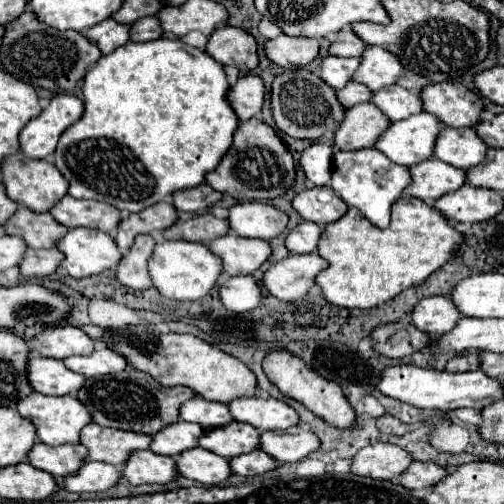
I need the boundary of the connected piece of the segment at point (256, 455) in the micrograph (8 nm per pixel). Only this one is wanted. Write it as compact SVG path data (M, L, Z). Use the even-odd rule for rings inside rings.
M251 451L247 455L239 455L235 459L229 459L229 463L231 463L231 471L243 477L261 475L277 467L277 461L273 457L267 457L263 451Z

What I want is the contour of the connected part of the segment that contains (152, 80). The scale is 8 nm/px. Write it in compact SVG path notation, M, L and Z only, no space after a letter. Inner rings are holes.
M157 39L157 41L149 41L149 43L125 43L123 47L115 49L113 53L101 57L95 67L91 67L87 71L87 75L83 77L83 105L85 105L85 111L81 115L81 119L77 123L73 123L67 131L63 131L63 135L59 137L59 143L57 143L57 149L53 153L53 163L55 167L59 169L59 173L69 181L69 195L75 197L75 199L95 199L95 201L103 201L103 203L111 203L113 207L119 207L119 211L123 213L139 213L143 211L145 207L149 207L151 203L159 203L163 197L179 191L179 189L191 189L191 187L197 187L203 183L205 179L205 173L213 171L221 157L227 153L227 149L231 147L233 143L233 131L237 129L237 115L233 113L233 109L229 107L227 99L225 99L225 93L229 89L229 83L225 79L225 71L223 71L223 65L215 63L207 53L195 49L195 47L189 47L189 45L183 45L181 41L169 41L169 39Z

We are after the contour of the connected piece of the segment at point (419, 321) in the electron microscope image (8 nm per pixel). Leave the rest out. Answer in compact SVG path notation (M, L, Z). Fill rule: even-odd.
M427 297L419 301L407 315L413 327L419 327L419 331L427 331L431 335L451 331L451 327L461 317L447 297Z

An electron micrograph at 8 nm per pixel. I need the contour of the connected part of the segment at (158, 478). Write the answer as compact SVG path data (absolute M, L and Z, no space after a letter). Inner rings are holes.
M133 451L121 471L131 485L143 483L169 483L177 477L175 459L169 455L155 455L153 451Z

